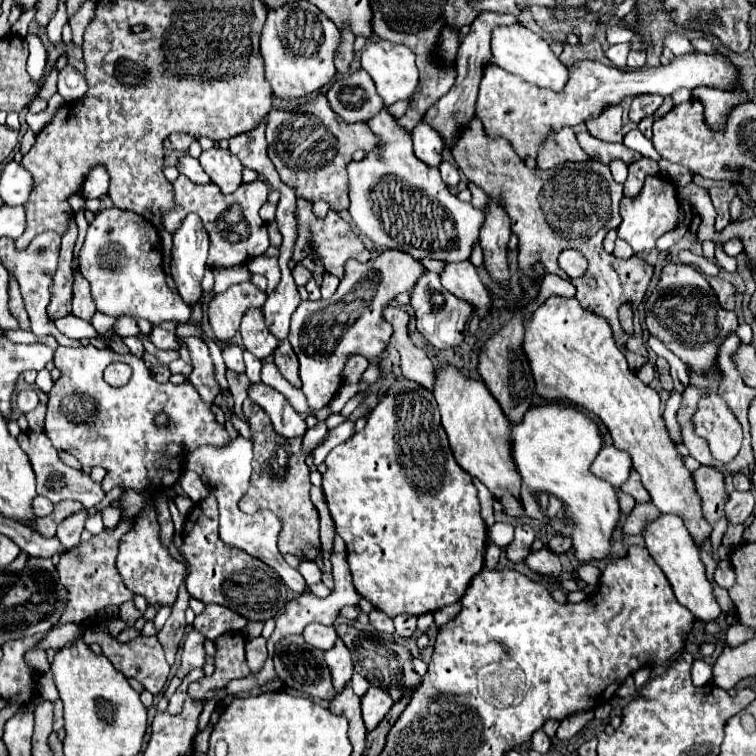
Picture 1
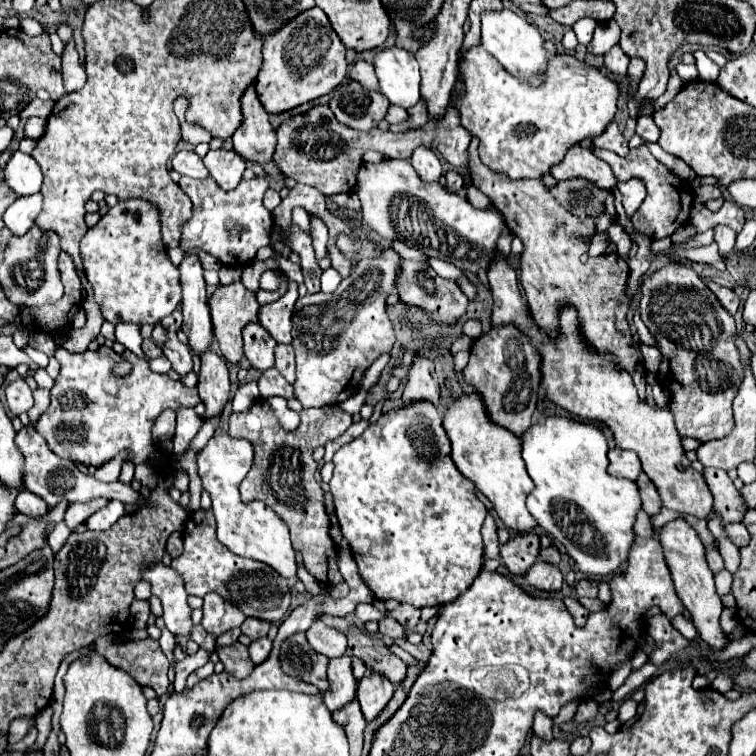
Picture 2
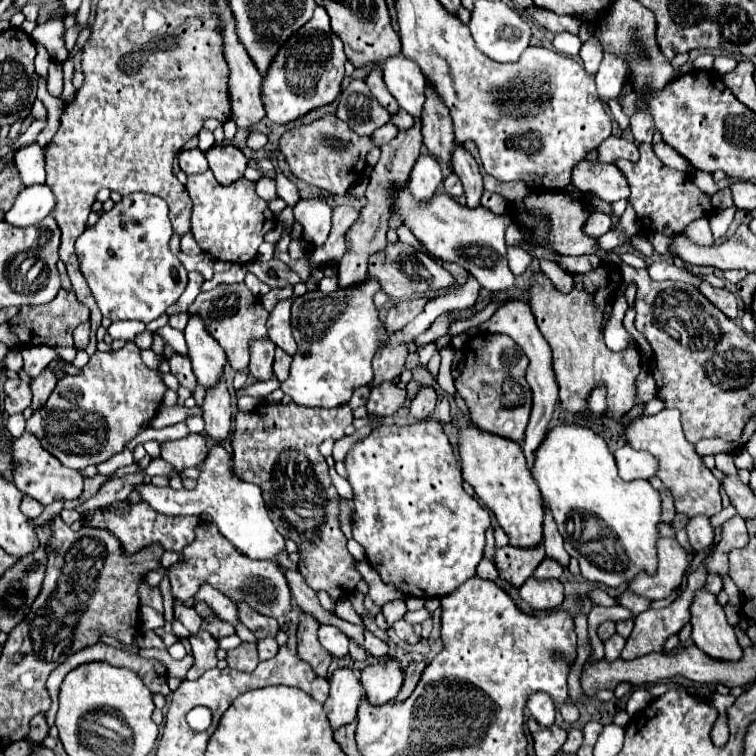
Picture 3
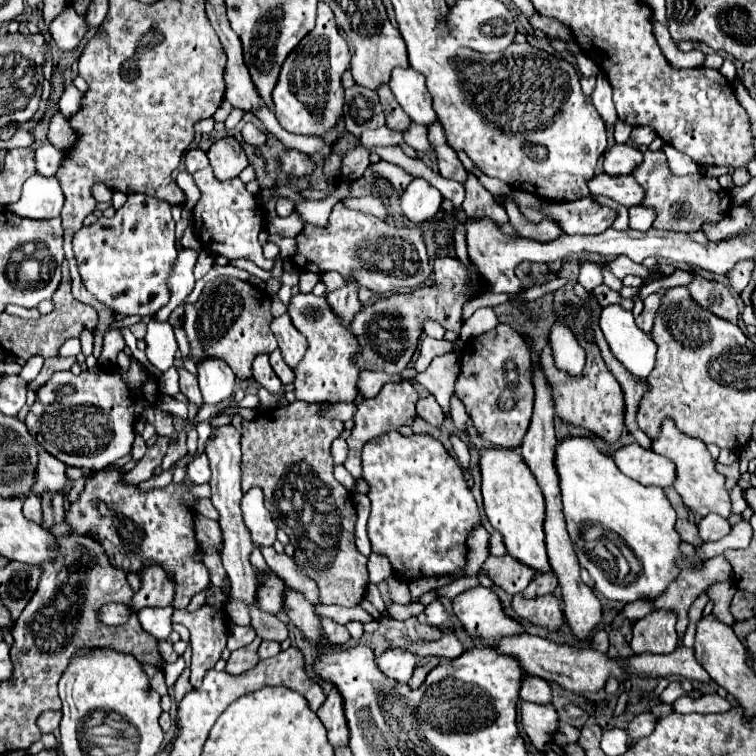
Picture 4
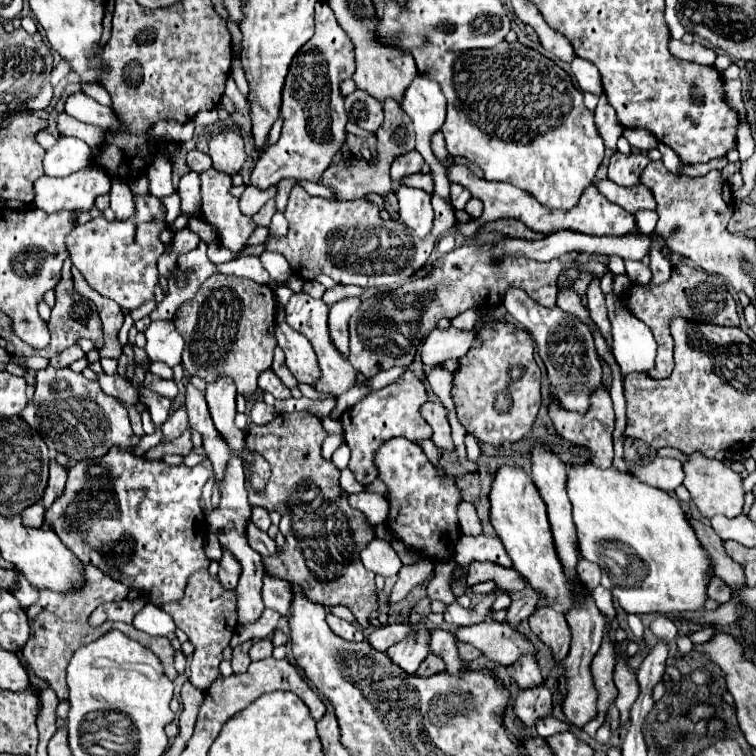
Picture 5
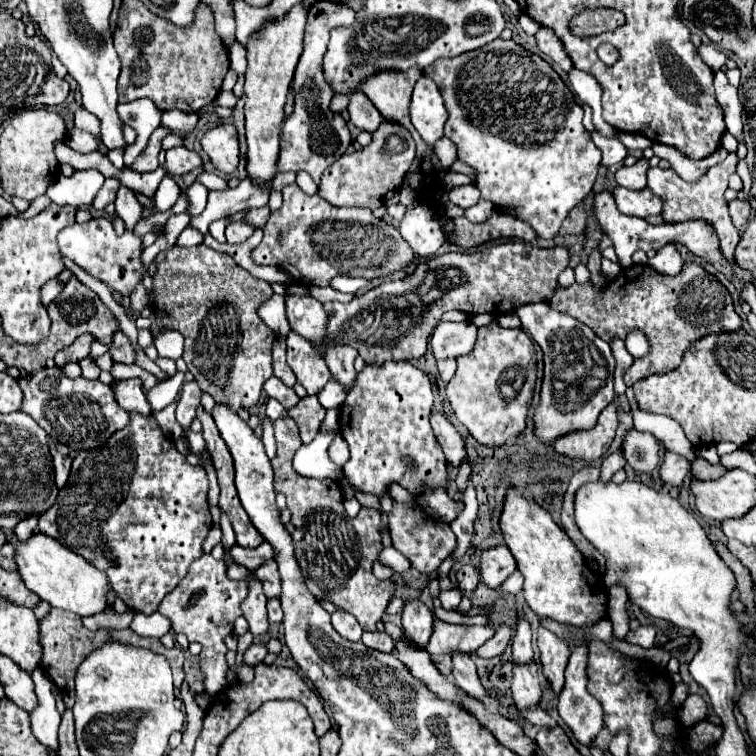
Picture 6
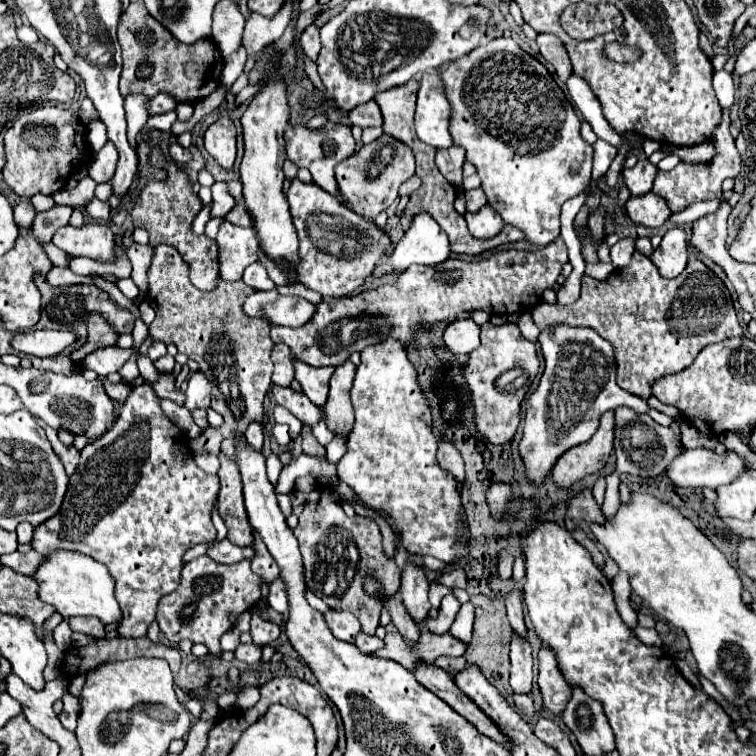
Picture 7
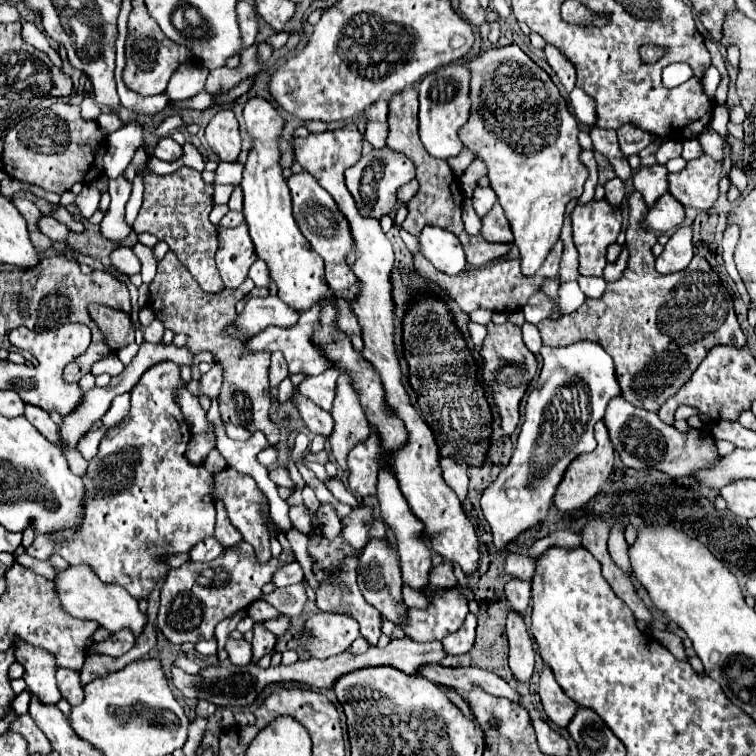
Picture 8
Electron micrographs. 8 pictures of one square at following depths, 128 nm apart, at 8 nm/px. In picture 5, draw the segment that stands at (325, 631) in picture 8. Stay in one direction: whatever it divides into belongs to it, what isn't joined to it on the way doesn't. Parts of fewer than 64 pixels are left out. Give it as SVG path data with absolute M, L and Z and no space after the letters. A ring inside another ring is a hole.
M328 614L328 616L326 616L326 622L328 622L330 630L332 630L336 636L340 636L340 638L344 638L344 640L356 640L356 642L362 640L360 628L352 626L350 622L346 622L346 620L342 620L342 618L334 616L334 614Z

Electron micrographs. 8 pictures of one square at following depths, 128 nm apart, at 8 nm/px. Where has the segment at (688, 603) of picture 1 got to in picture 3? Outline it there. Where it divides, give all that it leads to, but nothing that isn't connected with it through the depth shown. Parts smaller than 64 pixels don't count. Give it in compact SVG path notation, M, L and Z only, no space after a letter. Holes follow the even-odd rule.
M706 516L690 518L690 522L686 524L686 534L694 552L706 550L714 540L714 530L710 528L710 522ZM704 586L694 592L690 614L692 640L702 652L724 660L738 660L742 656L742 648L738 646L736 634L724 616L724 608Z

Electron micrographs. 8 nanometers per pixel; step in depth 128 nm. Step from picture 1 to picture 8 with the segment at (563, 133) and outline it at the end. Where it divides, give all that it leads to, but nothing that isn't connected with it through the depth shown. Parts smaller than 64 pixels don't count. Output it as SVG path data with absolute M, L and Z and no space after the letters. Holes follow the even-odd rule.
M664 194L652 206L648 206L642 226L662 234L676 230L682 224L682 220L684 220L684 208L670 194ZM622 244L622 252L618 256L618 260L614 264L608 264L604 268L604 278L610 282L610 280L618 280L622 276L622 270L626 268L628 264L628 250L626 250L626 244Z

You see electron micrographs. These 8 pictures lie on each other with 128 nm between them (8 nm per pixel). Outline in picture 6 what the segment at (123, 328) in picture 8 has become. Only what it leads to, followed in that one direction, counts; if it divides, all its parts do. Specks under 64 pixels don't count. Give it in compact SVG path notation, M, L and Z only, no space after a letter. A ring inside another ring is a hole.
M82 334L74 344L70 344L68 348L60 350L56 356L54 356L54 362L58 366L64 366L66 362L80 362L82 358L86 358L90 354L90 344L94 342L94 336L90 334Z

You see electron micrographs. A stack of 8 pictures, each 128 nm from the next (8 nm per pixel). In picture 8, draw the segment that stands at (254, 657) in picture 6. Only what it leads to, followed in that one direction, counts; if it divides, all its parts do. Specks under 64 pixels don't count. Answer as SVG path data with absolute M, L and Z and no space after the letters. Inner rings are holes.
M228 640L226 652L230 656L230 662L236 666L246 666L252 660L252 646L246 640Z

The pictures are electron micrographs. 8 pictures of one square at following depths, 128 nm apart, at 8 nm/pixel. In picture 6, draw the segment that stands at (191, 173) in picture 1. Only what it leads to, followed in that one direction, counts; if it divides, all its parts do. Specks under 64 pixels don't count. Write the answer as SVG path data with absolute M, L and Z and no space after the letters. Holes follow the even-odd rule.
M176 146L176 148L166 150L164 172L186 174L186 172L190 172L194 168L200 168L200 166L202 166L202 158L194 150L188 150L184 146Z

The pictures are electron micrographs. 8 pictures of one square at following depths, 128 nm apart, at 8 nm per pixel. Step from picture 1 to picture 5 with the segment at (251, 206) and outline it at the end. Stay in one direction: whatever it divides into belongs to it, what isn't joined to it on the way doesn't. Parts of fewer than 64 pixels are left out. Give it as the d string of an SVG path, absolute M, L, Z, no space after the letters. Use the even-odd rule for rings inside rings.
M214 168L206 170L200 174L200 182L202 182L202 220L206 220L208 224L212 224L218 230L218 238L220 244L224 248L228 248L230 252L240 252L246 244L250 234L256 228L256 222L250 216L244 216L240 212L240 202L236 196L230 194L232 190L232 176L216 172ZM264 252L260 256L260 260L262 260L262 264L268 270L272 280L288 280L292 276L292 268L290 268L290 264L286 262L286 258L282 254Z

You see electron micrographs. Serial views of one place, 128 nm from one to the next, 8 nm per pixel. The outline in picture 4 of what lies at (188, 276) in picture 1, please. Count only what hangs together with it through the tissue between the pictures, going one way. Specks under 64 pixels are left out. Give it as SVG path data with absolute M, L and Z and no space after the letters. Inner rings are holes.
M204 358L198 362L198 382L206 404L218 404L232 396L236 376L222 358Z

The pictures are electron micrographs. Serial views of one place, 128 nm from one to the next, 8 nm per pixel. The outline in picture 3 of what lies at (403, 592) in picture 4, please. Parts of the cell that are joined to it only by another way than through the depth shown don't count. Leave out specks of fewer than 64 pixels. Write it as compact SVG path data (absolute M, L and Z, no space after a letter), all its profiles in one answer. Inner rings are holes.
M364 560L362 562L354 562L354 568L356 572L362 576L362 580L368 584L368 598L372 598L374 604L382 606L390 600L396 600L396 598L402 598L406 600L406 596L402 596L402 592L398 592L396 588L386 588L382 582L380 582L380 576L370 568L370 564L366 564Z

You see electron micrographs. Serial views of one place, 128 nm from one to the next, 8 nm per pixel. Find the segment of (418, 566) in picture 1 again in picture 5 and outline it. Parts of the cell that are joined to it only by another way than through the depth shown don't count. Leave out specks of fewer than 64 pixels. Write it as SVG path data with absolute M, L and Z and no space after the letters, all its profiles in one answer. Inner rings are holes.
M390 438L382 442L374 454L374 466L378 470L378 478L386 484L384 498L388 502L388 518L384 524L394 540L406 544L412 552L428 560L452 560L462 534L456 514L458 504L462 502L462 492L456 476L446 472L440 474L438 466L428 460L424 450L408 438Z

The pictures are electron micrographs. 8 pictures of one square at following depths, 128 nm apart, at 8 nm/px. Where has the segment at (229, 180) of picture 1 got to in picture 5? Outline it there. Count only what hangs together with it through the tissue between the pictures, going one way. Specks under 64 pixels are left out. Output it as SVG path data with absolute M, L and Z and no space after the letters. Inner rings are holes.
M224 130L216 136L212 136L208 146L210 146L208 154L212 158L212 166L218 172L232 176L242 170L246 152L244 152L244 142L238 134L234 134L232 130Z

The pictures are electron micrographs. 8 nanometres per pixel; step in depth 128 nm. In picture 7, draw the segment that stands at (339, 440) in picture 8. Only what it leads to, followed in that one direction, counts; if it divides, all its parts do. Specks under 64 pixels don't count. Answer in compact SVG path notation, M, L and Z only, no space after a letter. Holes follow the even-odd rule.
M350 360L336 366L330 380L330 396L324 406L324 412L328 416L328 426L344 438L348 436L350 426L354 424L354 412L350 408L350 388L354 374L356 366Z

